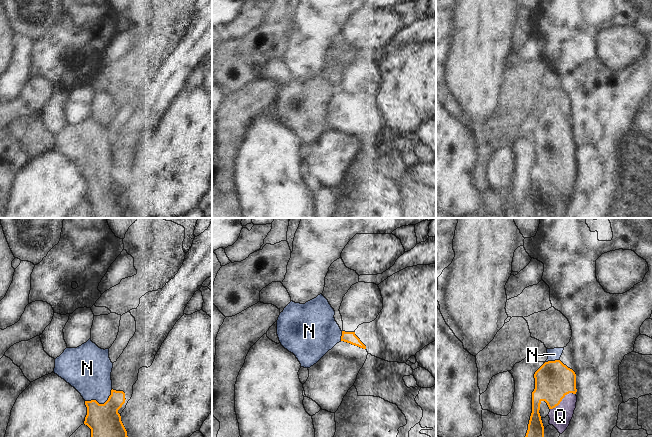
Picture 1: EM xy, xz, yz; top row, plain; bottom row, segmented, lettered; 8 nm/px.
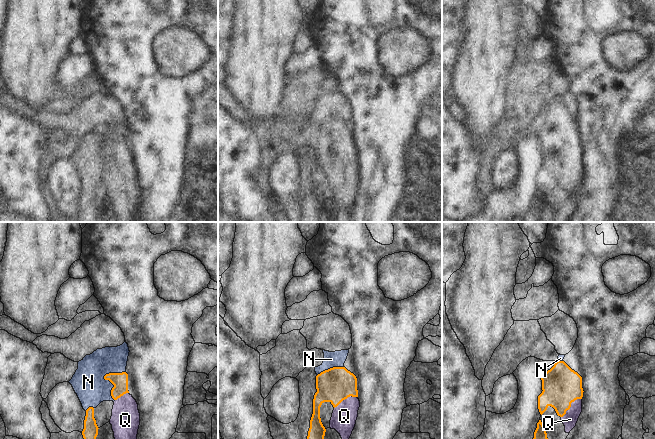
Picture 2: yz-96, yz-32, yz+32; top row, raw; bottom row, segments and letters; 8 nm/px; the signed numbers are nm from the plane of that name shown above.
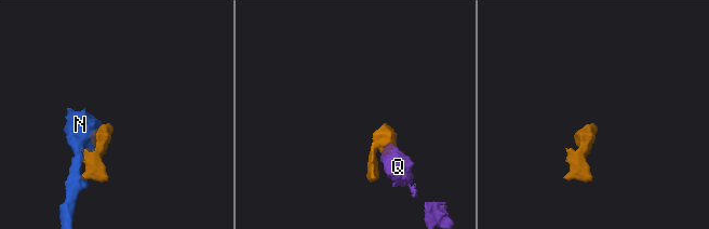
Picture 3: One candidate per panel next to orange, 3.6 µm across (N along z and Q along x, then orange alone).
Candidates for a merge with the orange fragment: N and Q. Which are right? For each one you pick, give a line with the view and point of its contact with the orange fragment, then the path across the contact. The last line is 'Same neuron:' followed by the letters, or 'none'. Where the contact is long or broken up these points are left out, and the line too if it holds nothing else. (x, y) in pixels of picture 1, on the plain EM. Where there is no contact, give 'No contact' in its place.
Q: Touches orange at yz (562, 174). Path across: yz (553, 156), (562, 174), (560, 192)
Same neuron: Q.

